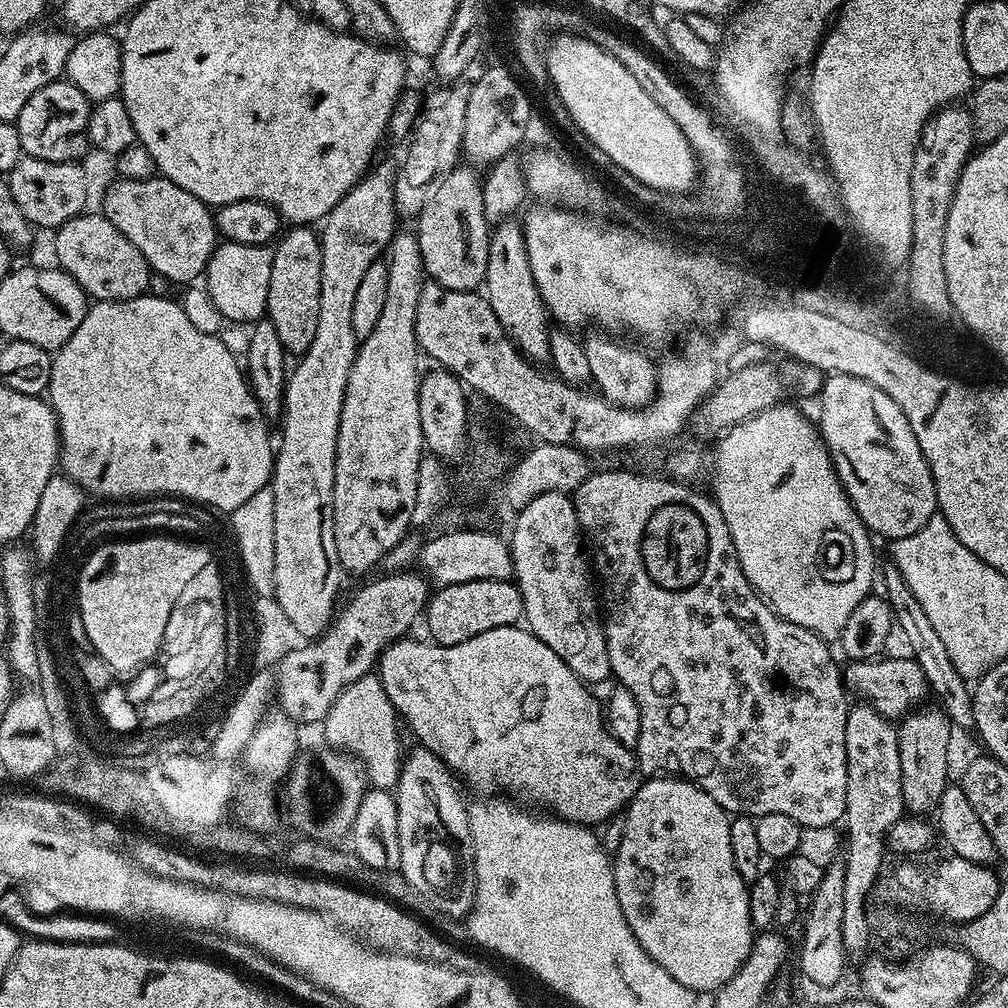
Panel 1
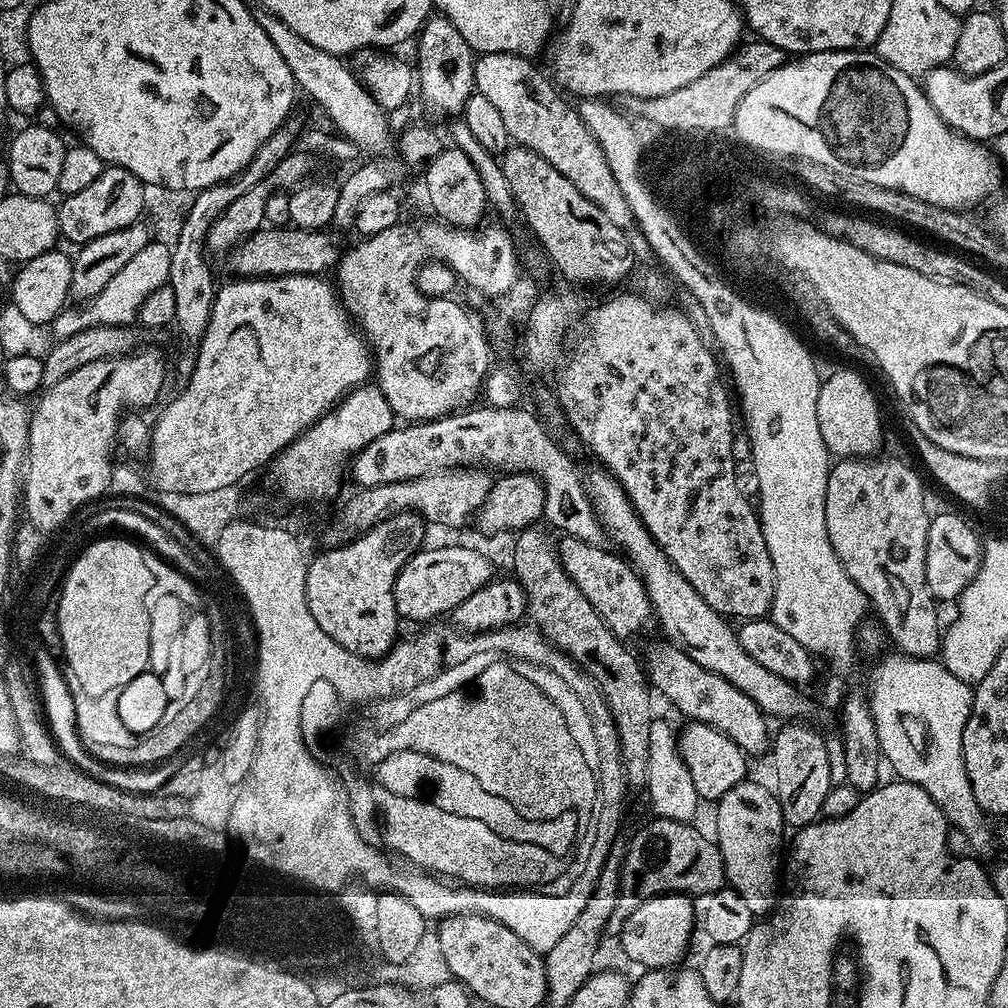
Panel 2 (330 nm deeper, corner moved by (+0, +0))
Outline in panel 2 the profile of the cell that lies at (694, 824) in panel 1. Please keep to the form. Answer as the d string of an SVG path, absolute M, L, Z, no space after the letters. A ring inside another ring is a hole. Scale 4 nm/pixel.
M665 892L641 899L629 911L624 925L618 932L620 948L644 970L668 970L675 960L680 959L688 948L688 939L694 933L696 910L691 895Z

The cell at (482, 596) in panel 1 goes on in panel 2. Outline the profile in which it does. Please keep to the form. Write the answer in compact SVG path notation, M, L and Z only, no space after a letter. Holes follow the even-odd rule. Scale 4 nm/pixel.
M440 546L426 549L419 549L400 568L392 590L397 617L421 624L439 619L446 612L453 613L494 576L487 558L479 556L472 548Z

